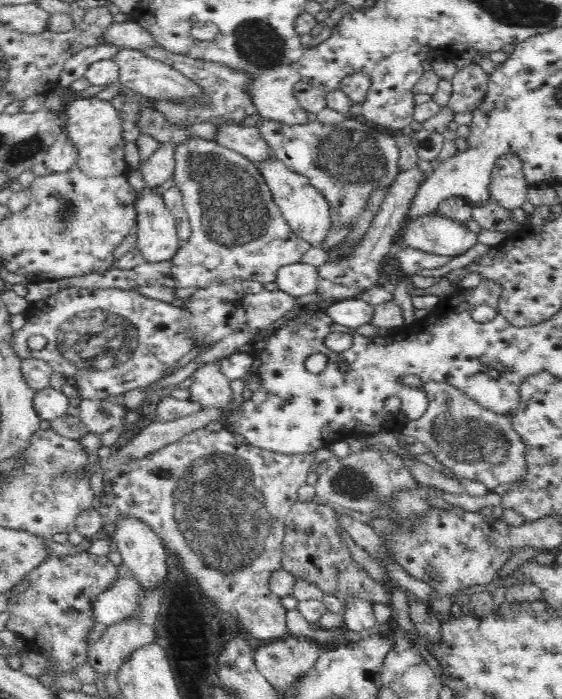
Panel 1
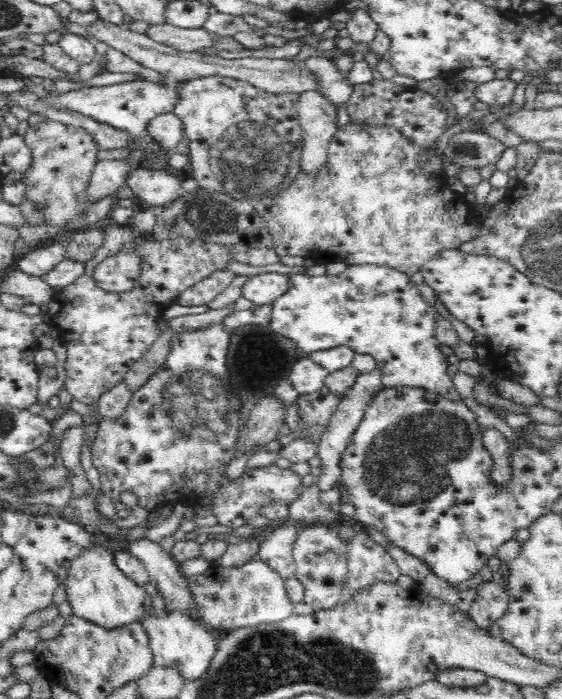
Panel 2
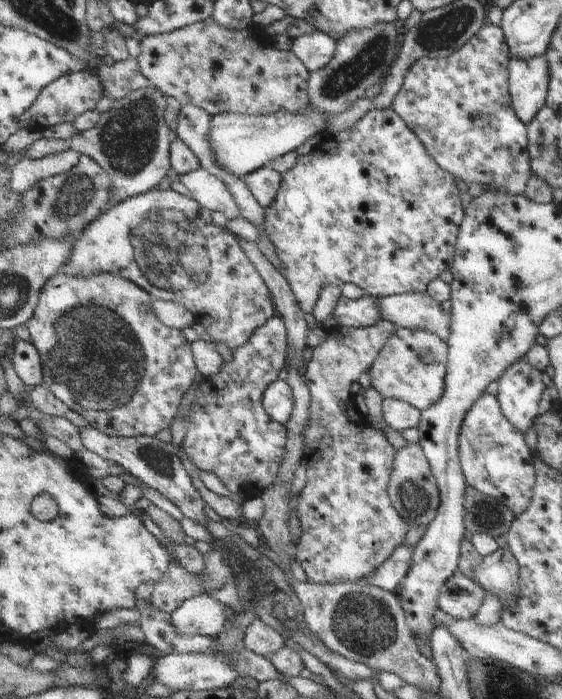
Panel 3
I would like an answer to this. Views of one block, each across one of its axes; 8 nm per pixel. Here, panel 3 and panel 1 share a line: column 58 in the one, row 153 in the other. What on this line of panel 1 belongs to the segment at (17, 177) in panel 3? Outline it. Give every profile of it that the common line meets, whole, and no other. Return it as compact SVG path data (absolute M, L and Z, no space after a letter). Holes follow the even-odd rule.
M162 142L160 149L154 152L146 162L141 163L138 169L143 174L146 186L157 187L173 176L174 154L177 152L177 146L174 142Z

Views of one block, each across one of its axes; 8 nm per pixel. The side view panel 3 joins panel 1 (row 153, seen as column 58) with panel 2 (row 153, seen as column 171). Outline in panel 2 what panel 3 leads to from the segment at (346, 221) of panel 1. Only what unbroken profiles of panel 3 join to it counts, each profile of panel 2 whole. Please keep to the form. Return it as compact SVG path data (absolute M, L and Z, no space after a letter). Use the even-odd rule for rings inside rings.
M349 120L348 124L336 132L329 144L327 158L324 166L316 172L304 172L301 170L298 176L292 181L292 184L284 191L279 191L271 196L263 196L254 202L256 213L260 214L266 221L268 232L271 232L275 251L279 256L302 256L304 259L311 259L314 263L326 265L329 262L345 262L347 266L374 264L382 267L390 267L397 271L404 272L409 277L421 270L422 266L434 256L437 252L446 249L459 248L465 242L470 242L476 238L481 229L480 214L475 211L475 204L468 200L470 194L459 194L452 191L448 183L448 176L444 172L438 172L439 177L432 178L430 174L422 170L426 164L426 158L422 153L428 149L422 149L412 143L412 139L404 136L400 129L392 125L360 125L355 120Z

